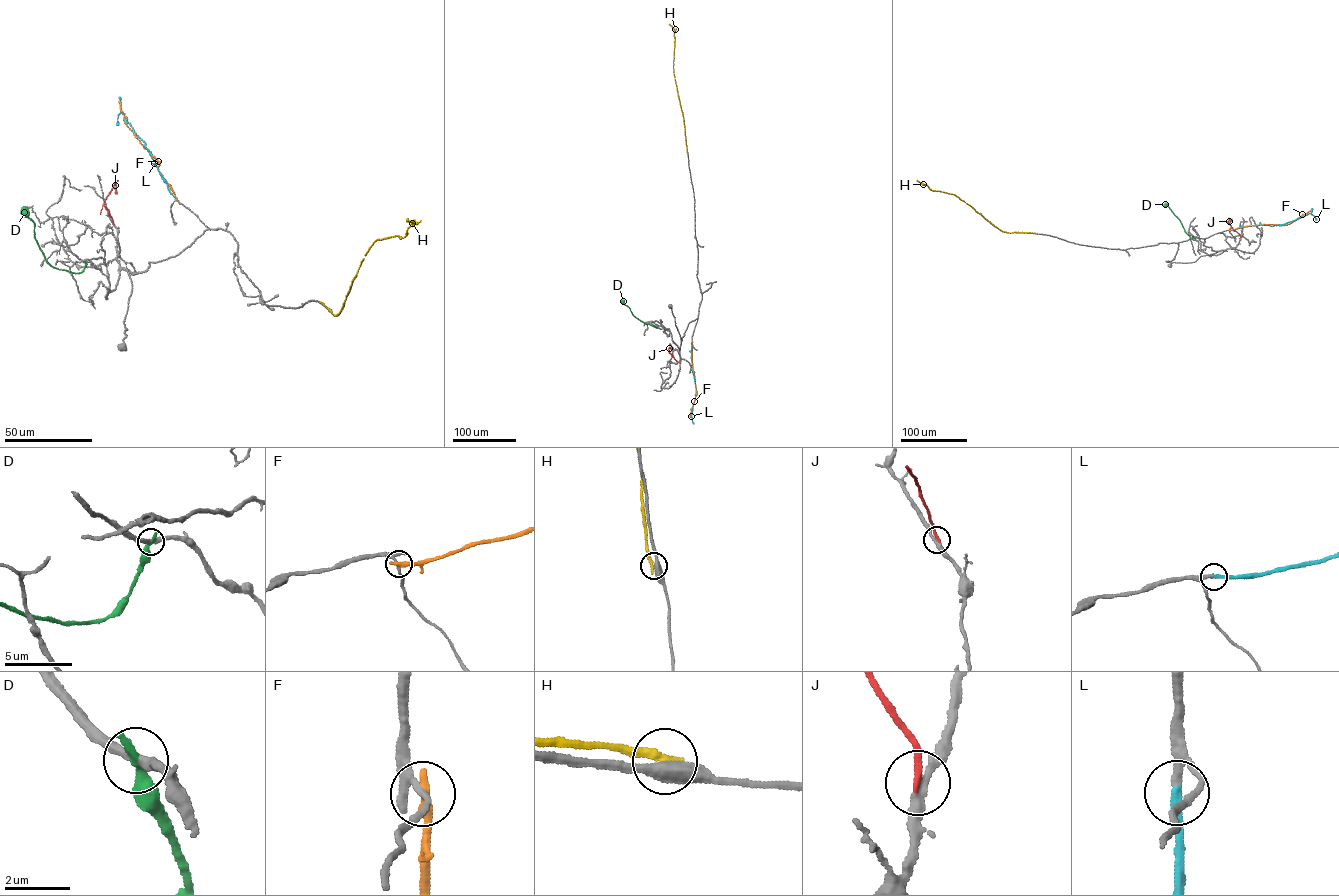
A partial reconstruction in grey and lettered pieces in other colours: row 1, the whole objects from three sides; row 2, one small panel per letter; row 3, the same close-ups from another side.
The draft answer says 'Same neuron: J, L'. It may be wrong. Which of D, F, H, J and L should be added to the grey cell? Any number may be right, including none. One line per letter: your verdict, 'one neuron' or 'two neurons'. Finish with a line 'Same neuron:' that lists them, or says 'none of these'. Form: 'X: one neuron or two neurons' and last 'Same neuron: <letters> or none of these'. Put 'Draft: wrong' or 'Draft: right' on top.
Draft: right
D: two neurons
F: two neurons
H: two neurons
J: one neuron
L: one neuron
Same neuron: J, L

